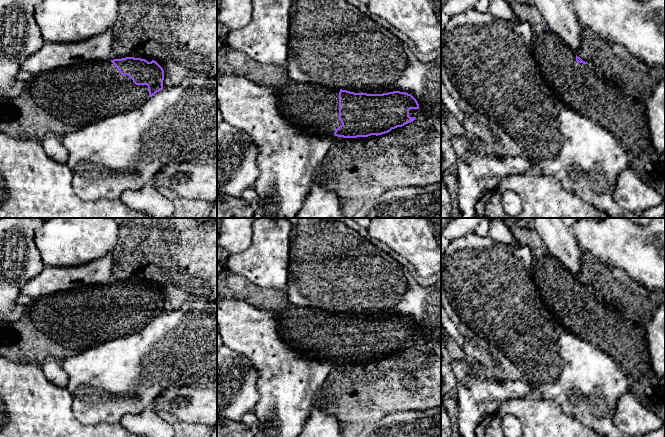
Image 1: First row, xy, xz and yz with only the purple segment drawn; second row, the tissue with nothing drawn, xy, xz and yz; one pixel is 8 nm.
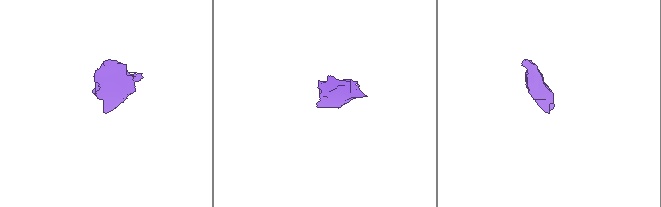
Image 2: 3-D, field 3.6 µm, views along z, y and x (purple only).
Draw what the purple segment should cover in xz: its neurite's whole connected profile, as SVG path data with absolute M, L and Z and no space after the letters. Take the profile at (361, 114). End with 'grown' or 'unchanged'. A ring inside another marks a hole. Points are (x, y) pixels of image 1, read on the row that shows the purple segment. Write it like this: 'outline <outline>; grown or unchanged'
outline M226 43L217 53L217 73L222 75L235 73L245 76L256 84L271 87L278 98L281 114L303 133L309 135L323 137L335 135L343 138L378 136L411 123L416 117L421 116L417 100L406 92L354 93L295 81L289 77L286 67L258 62Z; grown

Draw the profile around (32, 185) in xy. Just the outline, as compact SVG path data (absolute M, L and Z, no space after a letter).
M0 131L0 218L151 218L118 199L81 200L72 188L72 173L65 163L51 159L41 142L20 139Z

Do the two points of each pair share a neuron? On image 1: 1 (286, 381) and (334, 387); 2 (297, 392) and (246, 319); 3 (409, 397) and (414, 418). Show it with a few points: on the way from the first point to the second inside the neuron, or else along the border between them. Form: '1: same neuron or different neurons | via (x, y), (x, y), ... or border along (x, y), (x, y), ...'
1: different neurons | border along (332, 369), (320, 388), (317, 400)
2: same neuron | via (284, 374), (257, 337)
3: different neurons | border along (430, 408), (394, 410), (389, 413)

